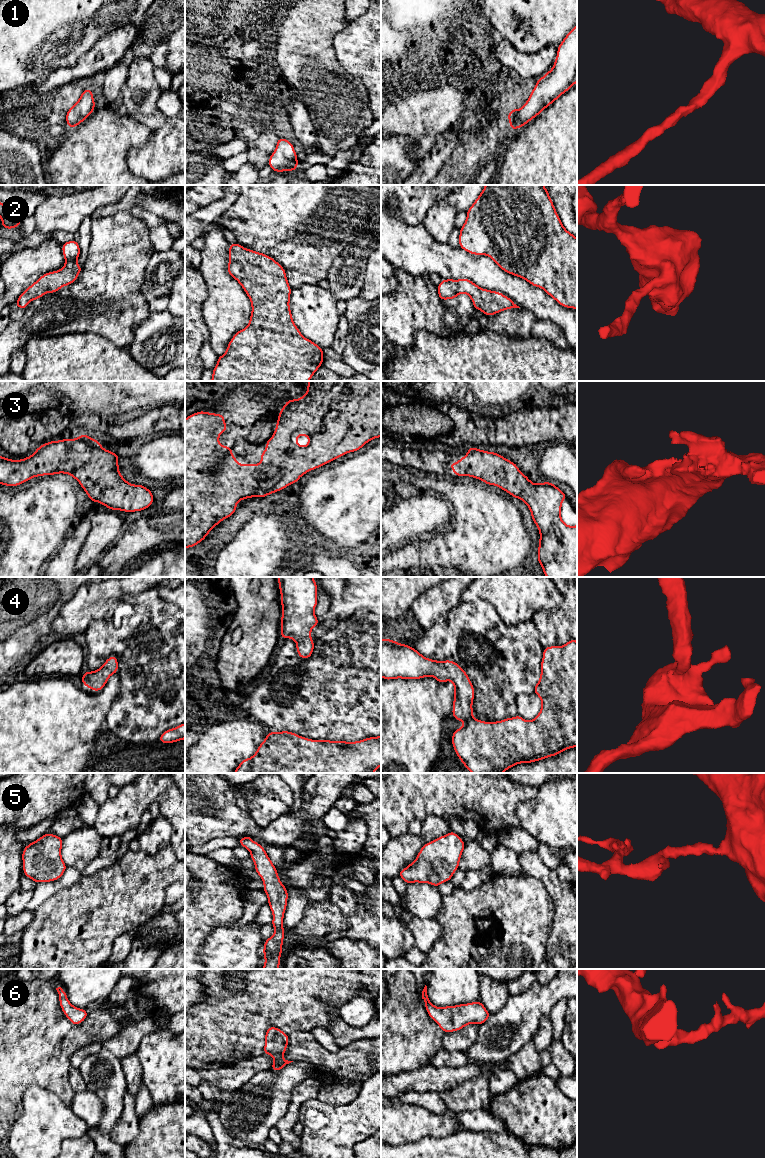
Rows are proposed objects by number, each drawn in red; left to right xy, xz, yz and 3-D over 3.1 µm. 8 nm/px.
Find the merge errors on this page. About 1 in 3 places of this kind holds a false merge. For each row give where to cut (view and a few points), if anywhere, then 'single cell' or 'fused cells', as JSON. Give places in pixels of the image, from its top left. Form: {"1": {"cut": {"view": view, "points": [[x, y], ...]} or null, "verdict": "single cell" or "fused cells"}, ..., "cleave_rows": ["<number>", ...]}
{"1": {"cut": null, "verdict": "single cell"}, "2": {"cut": null, "verdict": "single cell"}, "3": {"cut": null, "verdict": "single cell"}, "4": {"cut": null, "verdict": "single cell"}, "5": {"cut": null, "verdict": "single cell"}, "6": {"cut": null, "verdict": "single cell"}, "cleave_rows": []}

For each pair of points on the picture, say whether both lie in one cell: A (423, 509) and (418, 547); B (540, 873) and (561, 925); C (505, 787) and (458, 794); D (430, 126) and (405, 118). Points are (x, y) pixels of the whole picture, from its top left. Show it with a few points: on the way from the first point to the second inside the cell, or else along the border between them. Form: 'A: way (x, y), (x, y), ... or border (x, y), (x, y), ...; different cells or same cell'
A: border (441, 529), (424, 536), (411, 538), (397, 547); different cells
B: way (553, 886), (561, 894), (561, 912); same cell
C: way (493, 794), (470, 794); same cell
D: way (424, 120), (422, 118), (411, 118); same cell

